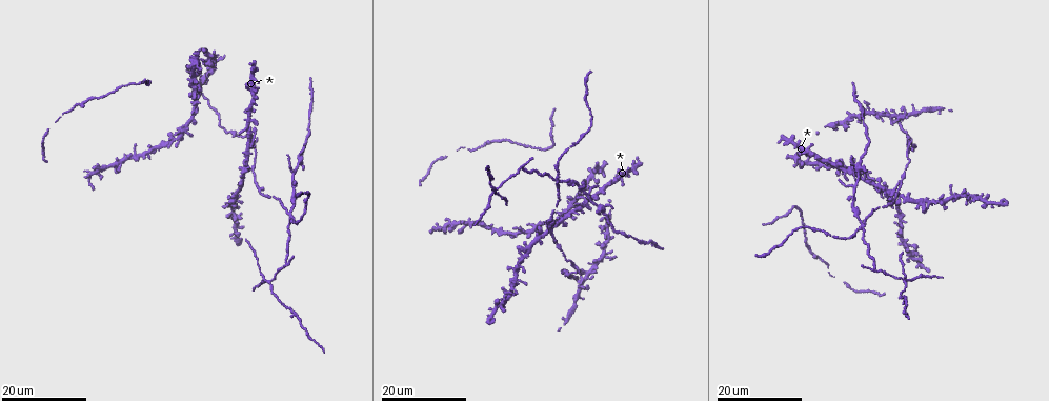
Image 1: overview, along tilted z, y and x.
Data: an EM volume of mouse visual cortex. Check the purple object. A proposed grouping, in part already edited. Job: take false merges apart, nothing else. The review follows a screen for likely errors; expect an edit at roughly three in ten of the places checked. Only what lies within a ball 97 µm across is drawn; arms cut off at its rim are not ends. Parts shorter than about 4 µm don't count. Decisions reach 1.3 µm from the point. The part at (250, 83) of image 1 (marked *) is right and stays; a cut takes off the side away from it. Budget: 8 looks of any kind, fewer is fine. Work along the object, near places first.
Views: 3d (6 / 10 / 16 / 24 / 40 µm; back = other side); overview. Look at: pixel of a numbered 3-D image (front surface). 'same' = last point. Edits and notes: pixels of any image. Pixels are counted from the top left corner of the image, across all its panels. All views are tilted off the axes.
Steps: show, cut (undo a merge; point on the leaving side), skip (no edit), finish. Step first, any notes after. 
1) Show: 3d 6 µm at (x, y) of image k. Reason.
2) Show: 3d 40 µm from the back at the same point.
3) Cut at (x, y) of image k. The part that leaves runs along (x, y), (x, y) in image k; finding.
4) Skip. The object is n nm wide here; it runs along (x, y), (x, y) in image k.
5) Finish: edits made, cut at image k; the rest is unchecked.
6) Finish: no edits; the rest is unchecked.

Show: 3d 24 µm at (587, 176) of image 1. Two arms at a narrow angle.

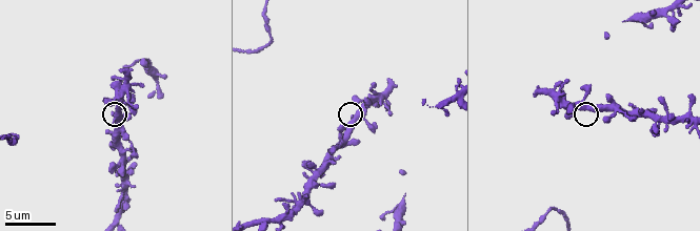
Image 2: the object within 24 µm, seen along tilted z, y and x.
Show: 3d 10 µm at (586, 109) of image 2.

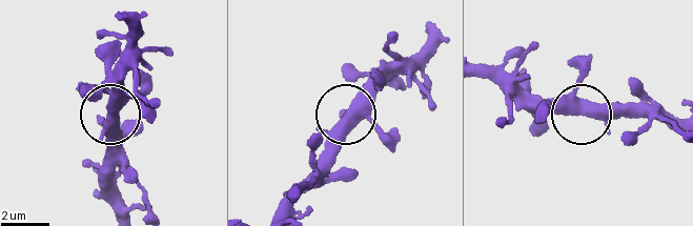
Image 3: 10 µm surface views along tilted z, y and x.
Skip. 4 arms meet here; continuous, no second cell.

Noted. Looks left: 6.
Show: 3d 16 µm at (574, 264) of image 1. Calibre changes.

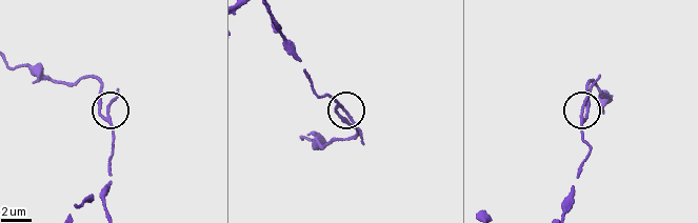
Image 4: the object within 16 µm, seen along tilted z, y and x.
Show: 3d 6 µm at (583, 120) of image 4.

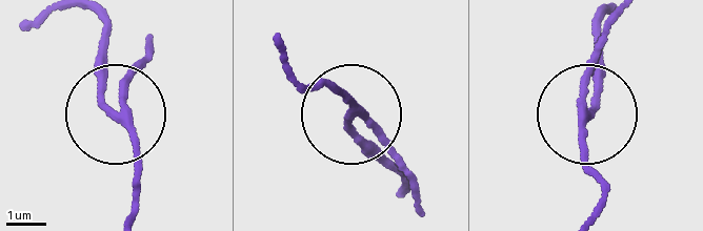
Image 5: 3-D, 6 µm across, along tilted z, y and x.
Cut at (99, 80) of image 5. The object is 160 nm wide here; two cells meet here.

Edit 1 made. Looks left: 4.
Show: 3d 16 µm at (250, 132) of image 1. Looks like a crossing.

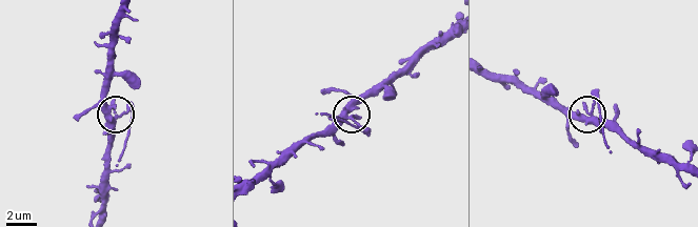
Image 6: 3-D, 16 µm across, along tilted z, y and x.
Show: 3d 6 µm at (592, 117) of image 6.

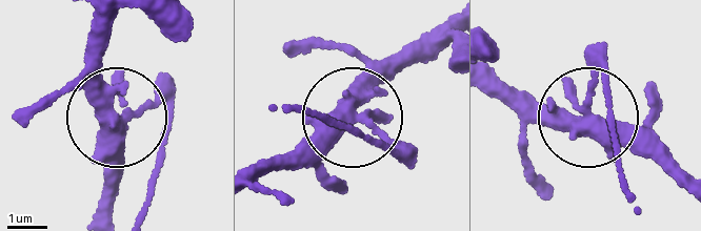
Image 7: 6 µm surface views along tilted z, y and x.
Skip. The object is 380 nm wide here; it runs along (445, 35), (366, 76), (357, 117), (379, 142), (359, 128) in image 7; one cell here.

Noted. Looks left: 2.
Show: 3d 24 µm at (254, 171) of image 1. A fork.

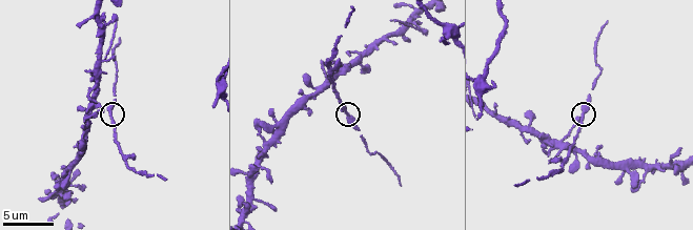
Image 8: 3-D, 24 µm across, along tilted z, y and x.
Show: 3d 10 µm at (347, 115) of image 8. Closer look.

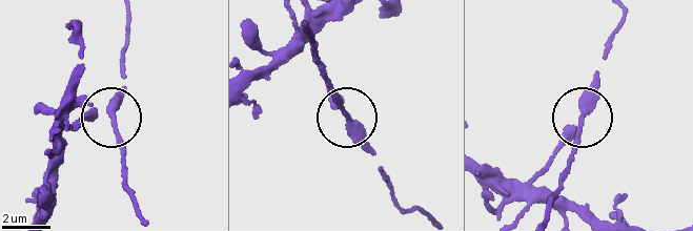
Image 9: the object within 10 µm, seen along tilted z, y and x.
Skip. Continuous, no second cell.

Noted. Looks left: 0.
Finish: edits made, cut at image 5; the rest is unchecked.

